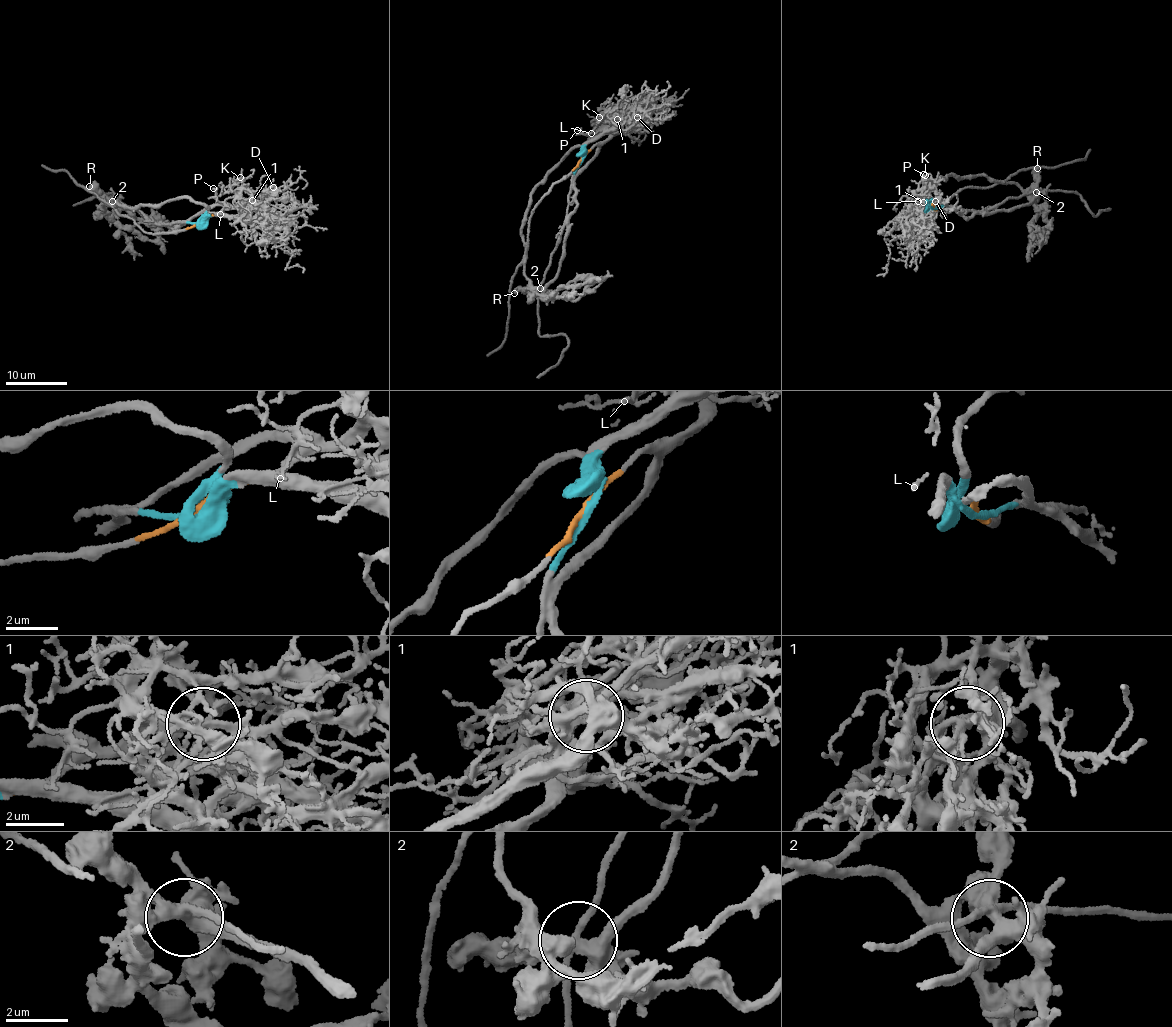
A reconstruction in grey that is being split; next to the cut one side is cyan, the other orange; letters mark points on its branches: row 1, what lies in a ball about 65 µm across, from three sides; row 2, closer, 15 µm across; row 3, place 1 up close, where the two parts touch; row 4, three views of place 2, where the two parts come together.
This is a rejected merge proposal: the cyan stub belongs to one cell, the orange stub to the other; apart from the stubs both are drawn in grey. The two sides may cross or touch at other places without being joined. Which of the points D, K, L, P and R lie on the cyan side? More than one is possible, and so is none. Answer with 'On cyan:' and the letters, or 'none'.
On cyan: none

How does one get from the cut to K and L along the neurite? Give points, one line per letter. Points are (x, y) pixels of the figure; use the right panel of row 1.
K: (934, 207), (931, 205), (934, 205), (931, 198), (931, 181), (925, 175)
L: (934, 207), (926, 190), (924, 198), (918, 201)

